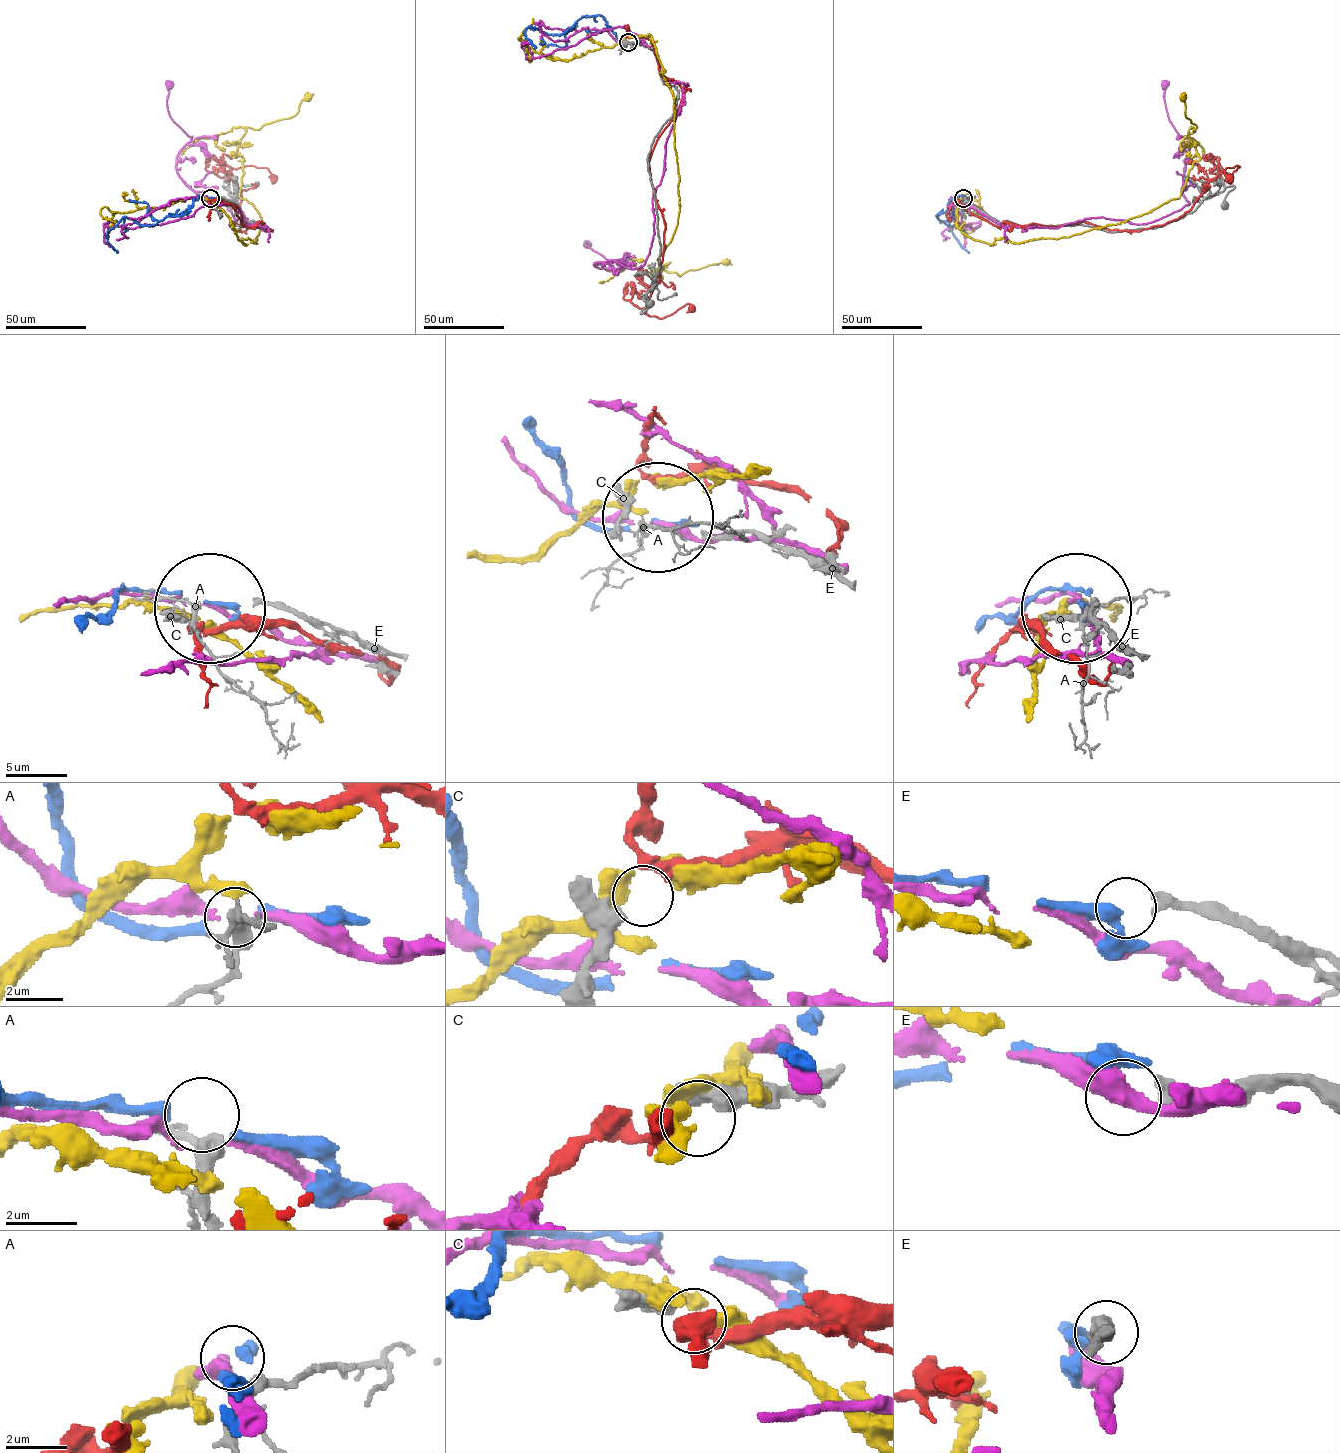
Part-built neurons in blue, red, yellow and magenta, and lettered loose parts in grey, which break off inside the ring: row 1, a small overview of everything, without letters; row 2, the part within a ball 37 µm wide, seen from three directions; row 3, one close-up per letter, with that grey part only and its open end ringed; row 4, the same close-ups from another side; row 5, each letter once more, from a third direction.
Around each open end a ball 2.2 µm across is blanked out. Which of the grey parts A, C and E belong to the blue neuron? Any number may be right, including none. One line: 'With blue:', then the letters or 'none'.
With blue: E

